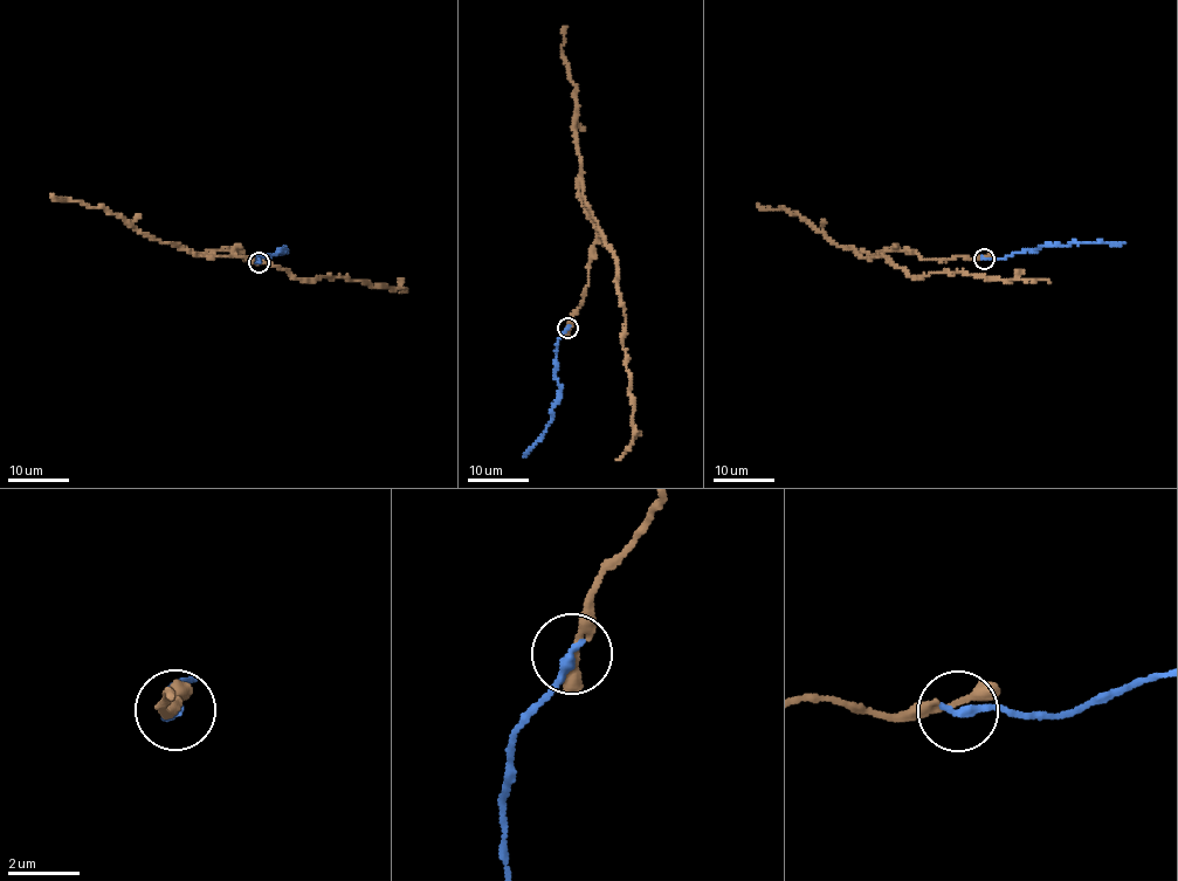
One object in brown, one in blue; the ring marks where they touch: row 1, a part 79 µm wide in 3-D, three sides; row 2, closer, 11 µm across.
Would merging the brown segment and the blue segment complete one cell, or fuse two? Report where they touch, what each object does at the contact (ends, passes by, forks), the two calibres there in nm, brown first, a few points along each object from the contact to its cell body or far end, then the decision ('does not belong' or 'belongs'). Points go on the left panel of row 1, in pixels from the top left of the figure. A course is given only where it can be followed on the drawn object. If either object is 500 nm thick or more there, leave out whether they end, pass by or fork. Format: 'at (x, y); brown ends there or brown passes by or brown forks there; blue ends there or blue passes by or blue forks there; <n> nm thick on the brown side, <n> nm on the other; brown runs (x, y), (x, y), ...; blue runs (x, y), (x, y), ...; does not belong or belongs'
at (259, 262); brown passes by; blue ends there; 240 nm thick on the brown side, 260 nm on the other; brown runs (259, 261), (231, 249), (181, 248), (266, 262), (298, 280), (337, 276), (405, 289), (400, 293); blue runs (260, 261), (259, 257), (284, 253), (287, 249), (277, 252); belongs

